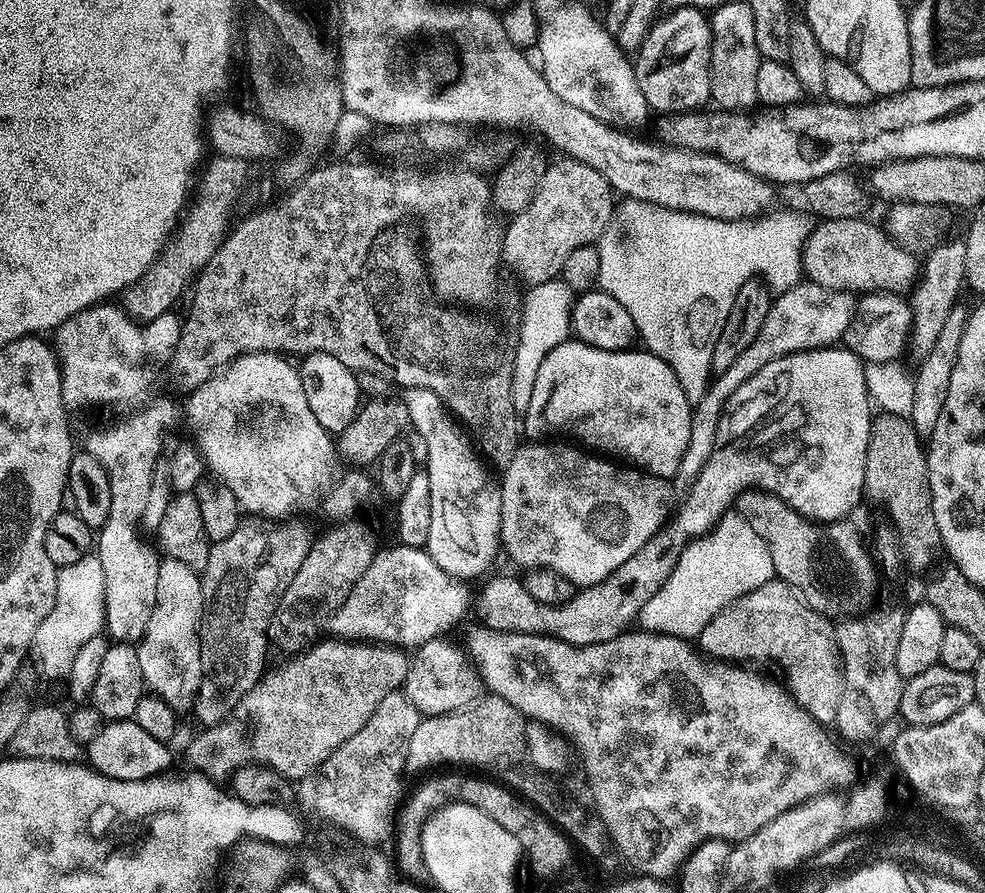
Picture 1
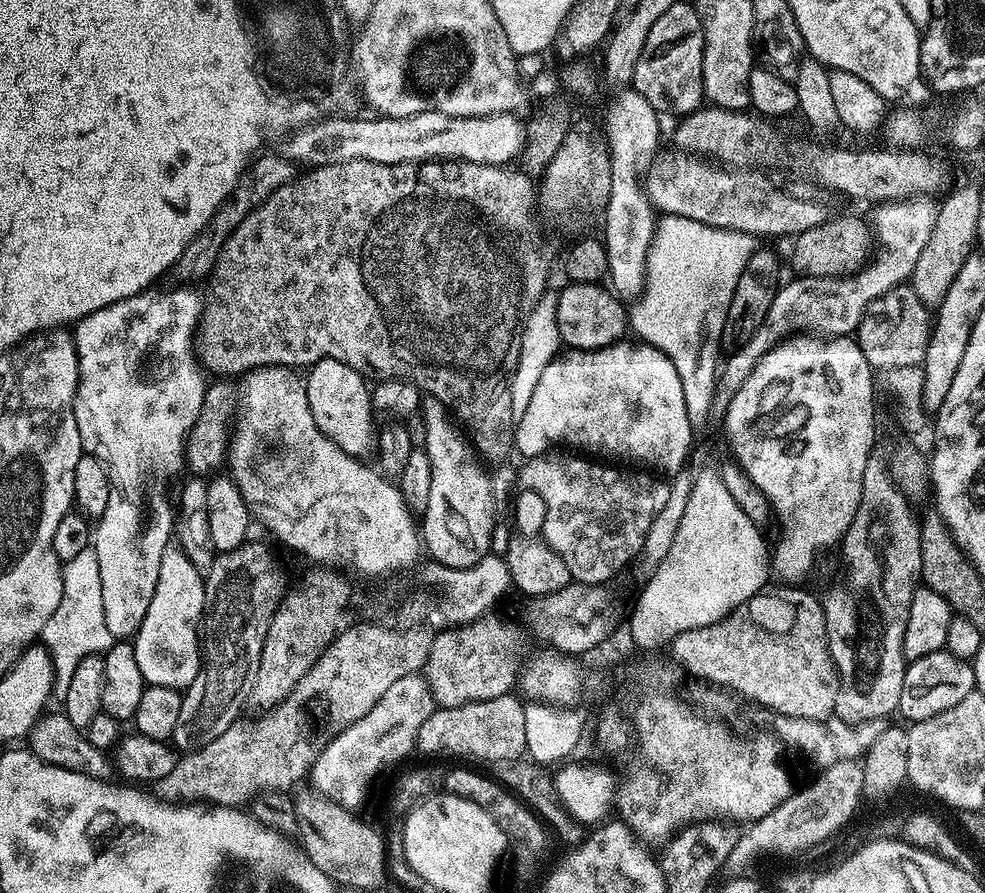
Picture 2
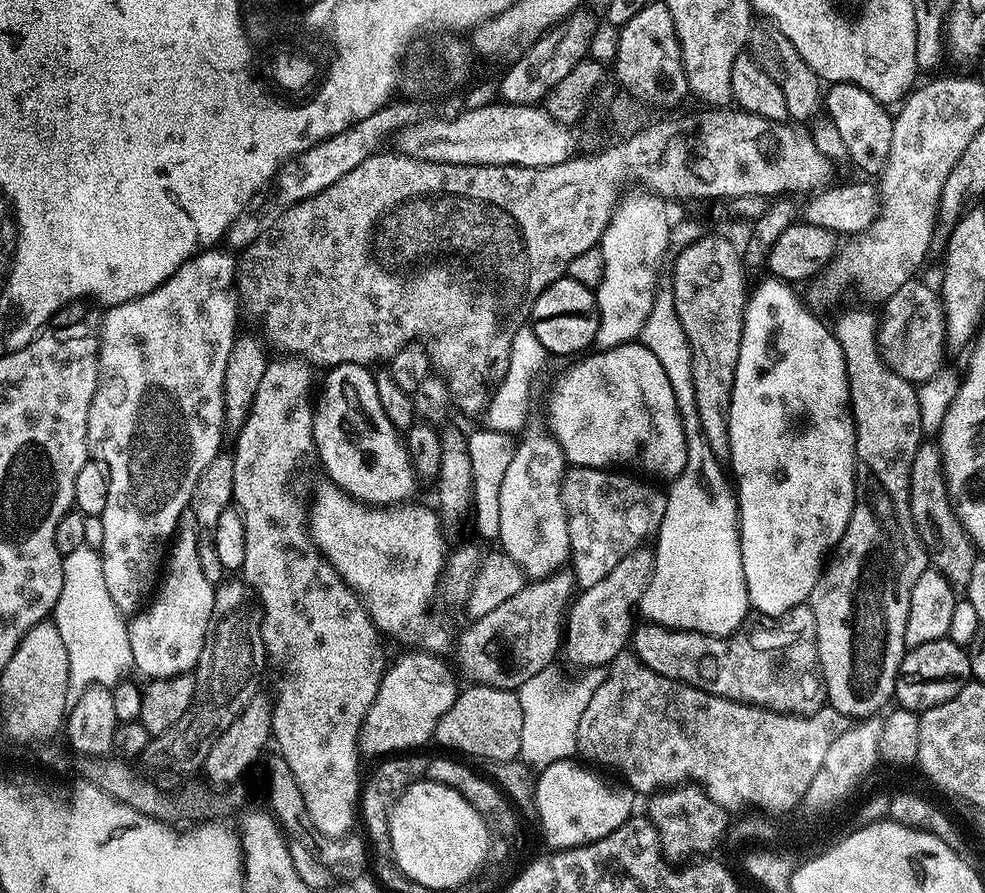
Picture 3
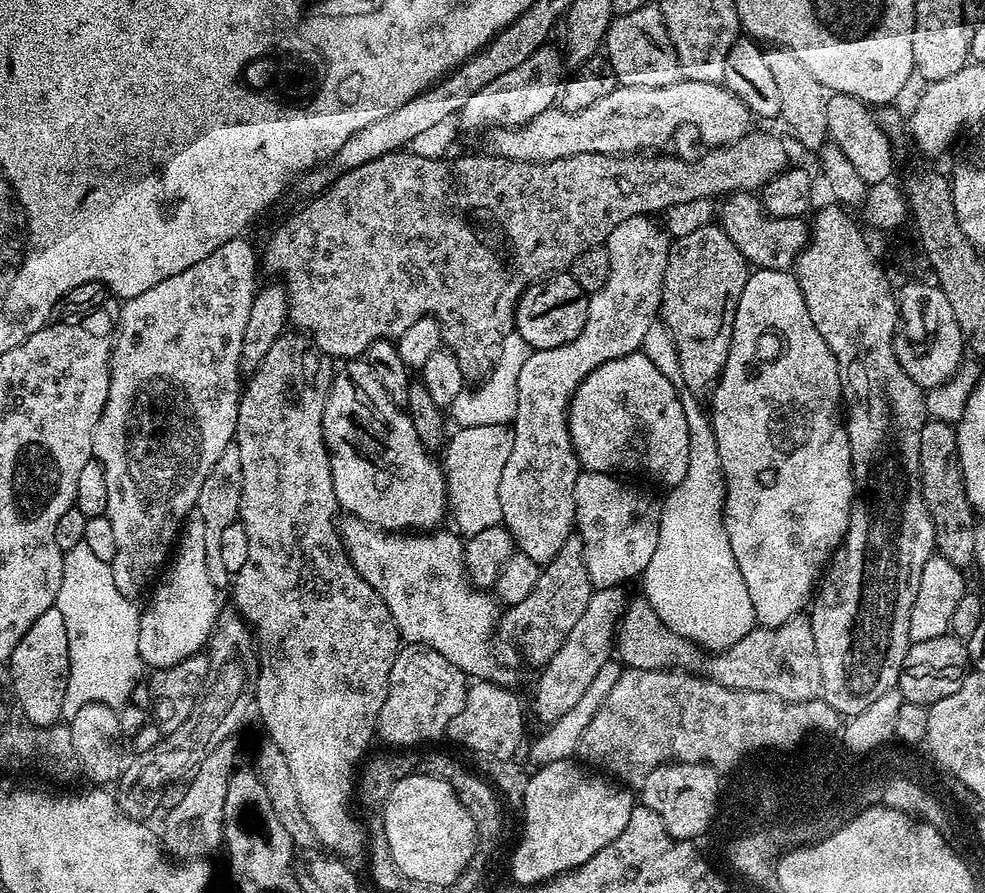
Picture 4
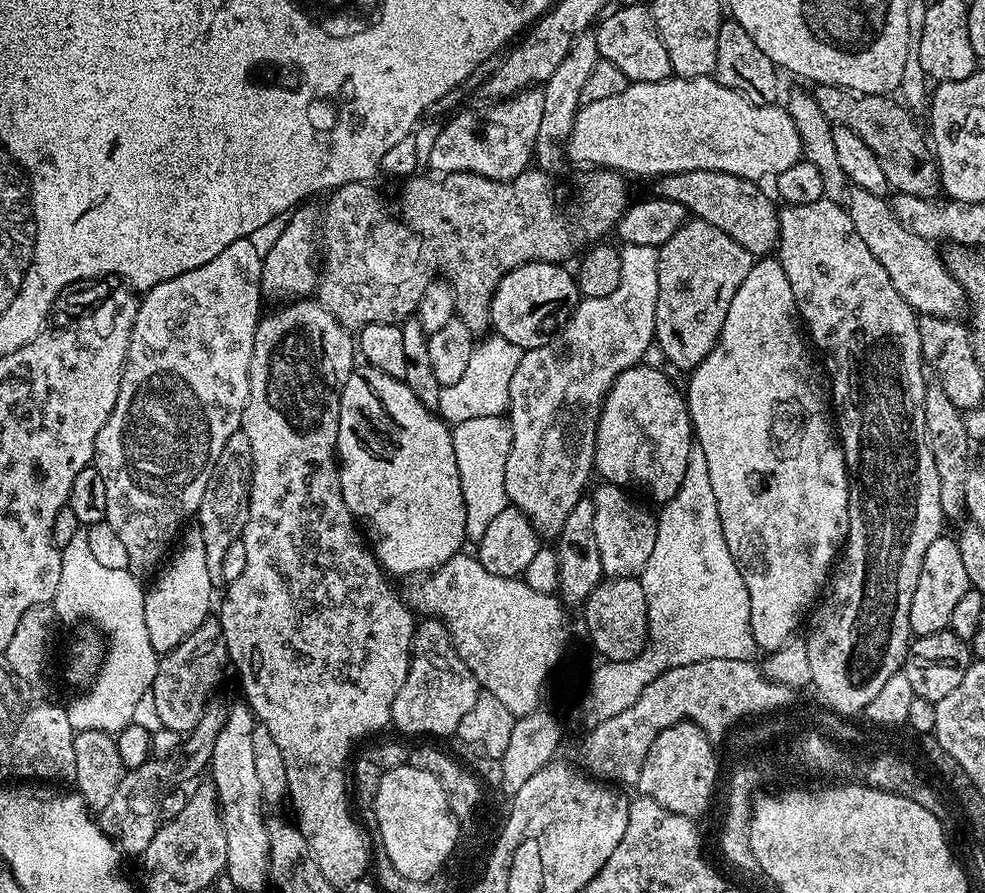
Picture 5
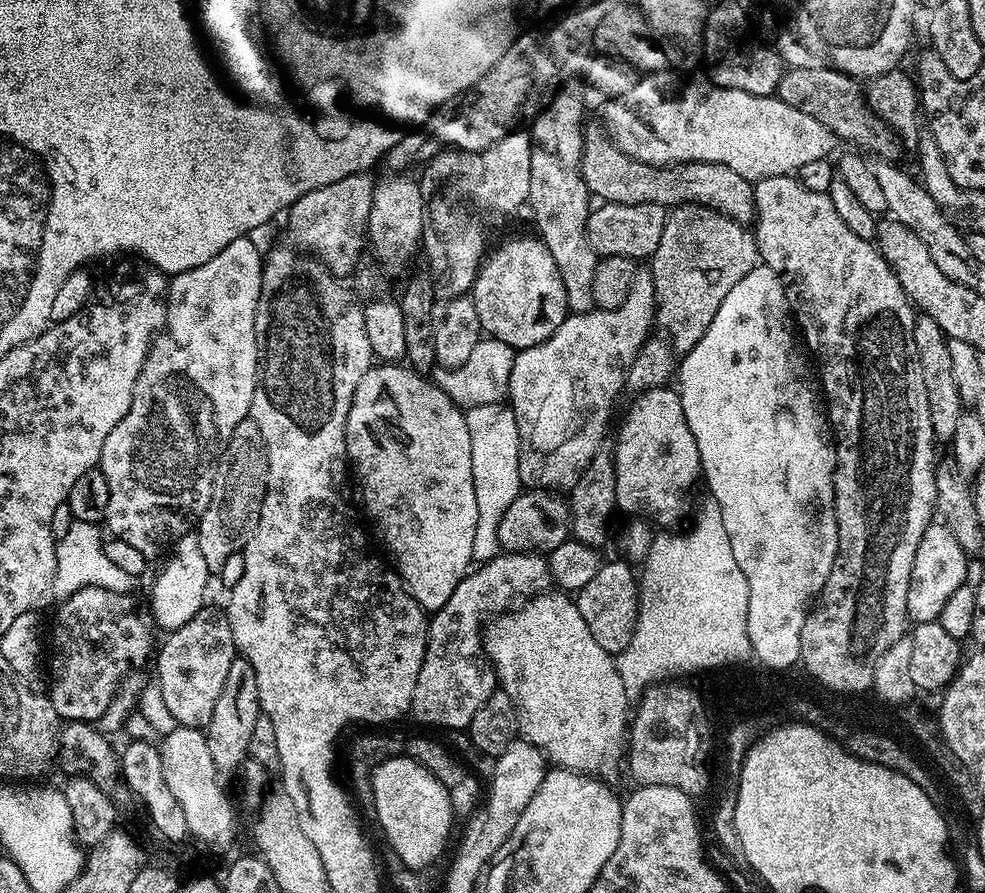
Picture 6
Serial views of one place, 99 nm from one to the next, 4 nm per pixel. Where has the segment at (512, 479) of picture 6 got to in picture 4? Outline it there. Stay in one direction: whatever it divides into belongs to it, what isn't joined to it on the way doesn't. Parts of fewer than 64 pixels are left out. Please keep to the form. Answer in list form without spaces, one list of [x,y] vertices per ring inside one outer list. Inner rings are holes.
[[[507,424],[498,426],[466,426],[457,427],[456,433],[449,435],[446,447],[442,452],[442,467],[444,481],[448,486],[448,507],[450,520],[453,520],[455,531],[461,537],[467,538],[480,533],[481,530],[490,530],[490,526],[502,521],[502,502],[498,502],[498,482],[502,479],[502,469],[510,459],[510,450],[514,450],[514,434]]]

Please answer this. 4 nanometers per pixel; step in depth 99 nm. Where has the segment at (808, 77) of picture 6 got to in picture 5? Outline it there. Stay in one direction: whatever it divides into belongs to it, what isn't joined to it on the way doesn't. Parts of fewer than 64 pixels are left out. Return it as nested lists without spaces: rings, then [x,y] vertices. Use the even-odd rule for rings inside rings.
[[[833,84],[815,85],[814,95],[818,106],[822,106],[822,114],[826,114],[833,125],[854,130],[854,134],[858,134],[858,138],[862,138],[862,142],[874,150],[882,166],[882,174],[886,174],[888,179],[889,189],[927,200],[941,195],[940,166],[936,163],[933,145],[926,137],[925,129],[923,132],[916,125],[912,117],[915,115],[899,99],[888,94],[879,96],[851,92],[848,88],[839,88]]]

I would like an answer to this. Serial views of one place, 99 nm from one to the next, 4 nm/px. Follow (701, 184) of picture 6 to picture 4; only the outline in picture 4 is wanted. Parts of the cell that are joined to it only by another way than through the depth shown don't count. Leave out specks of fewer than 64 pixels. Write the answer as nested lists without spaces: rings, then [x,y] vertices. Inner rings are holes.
[[[755,191],[733,192],[723,197],[718,208],[718,226],[728,235],[730,242],[738,246],[753,269],[789,271],[810,239],[810,224],[807,219],[798,216],[769,216],[764,209],[763,199]]]

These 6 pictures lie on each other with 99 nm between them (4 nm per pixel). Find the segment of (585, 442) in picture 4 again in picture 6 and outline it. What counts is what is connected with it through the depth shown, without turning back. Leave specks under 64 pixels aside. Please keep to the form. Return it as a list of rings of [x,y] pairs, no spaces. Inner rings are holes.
[[[675,387],[651,388],[633,400],[614,447],[616,506],[628,518],[643,518],[653,525],[661,524],[661,529],[672,530],[679,520],[687,521],[694,508],[692,487],[702,476],[698,442],[686,426],[686,414],[682,414],[680,393]]]

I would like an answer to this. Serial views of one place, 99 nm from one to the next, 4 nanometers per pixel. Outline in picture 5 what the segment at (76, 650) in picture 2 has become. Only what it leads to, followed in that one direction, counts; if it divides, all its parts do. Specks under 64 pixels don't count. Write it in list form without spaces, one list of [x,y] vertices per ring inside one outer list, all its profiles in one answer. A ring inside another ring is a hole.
[[[84,530],[76,532],[74,538],[66,542],[66,546],[60,549],[60,557],[62,578],[58,578],[52,609],[68,626],[77,622],[95,626],[106,641],[104,660],[97,670],[96,679],[81,695],[85,695],[81,700],[67,705],[70,726],[75,733],[102,730],[115,734],[133,723],[137,701],[140,701],[143,693],[152,690],[154,674],[158,674],[160,656],[154,646],[150,646],[150,634],[146,630],[146,588],[141,577],[128,569],[110,570],[103,567],[93,557]]]

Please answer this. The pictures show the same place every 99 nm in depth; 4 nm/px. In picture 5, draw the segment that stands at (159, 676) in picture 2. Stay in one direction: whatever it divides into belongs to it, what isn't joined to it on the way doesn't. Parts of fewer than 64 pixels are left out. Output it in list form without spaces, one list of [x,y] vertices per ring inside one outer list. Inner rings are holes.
[[[199,527],[190,528],[183,533],[184,548],[171,553],[170,559],[155,573],[151,581],[153,584],[147,585],[144,594],[146,630],[150,634],[150,646],[154,646],[157,654],[178,646],[178,642],[194,634],[194,630],[198,630],[198,626],[202,626],[202,622],[210,616],[208,607],[212,604],[214,589],[206,571],[206,545],[202,542]]]

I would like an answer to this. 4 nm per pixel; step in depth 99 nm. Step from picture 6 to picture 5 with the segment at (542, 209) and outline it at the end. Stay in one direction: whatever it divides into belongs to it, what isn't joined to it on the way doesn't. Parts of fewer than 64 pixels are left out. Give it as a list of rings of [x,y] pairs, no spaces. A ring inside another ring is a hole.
[[[587,30],[574,38],[574,42],[570,46],[566,58],[562,58],[558,70],[554,70],[554,74],[550,74],[550,78],[544,81],[542,85],[542,91],[544,93],[544,97],[542,98],[542,126],[538,126],[535,155],[535,159],[538,161],[541,169],[553,170],[552,168],[559,166],[560,159],[565,159],[566,152],[562,145],[567,141],[570,130],[574,126],[576,112],[582,107],[582,86],[586,86],[586,78],[590,78],[590,73],[593,72],[594,66],[600,59],[596,33],[595,31]]]

